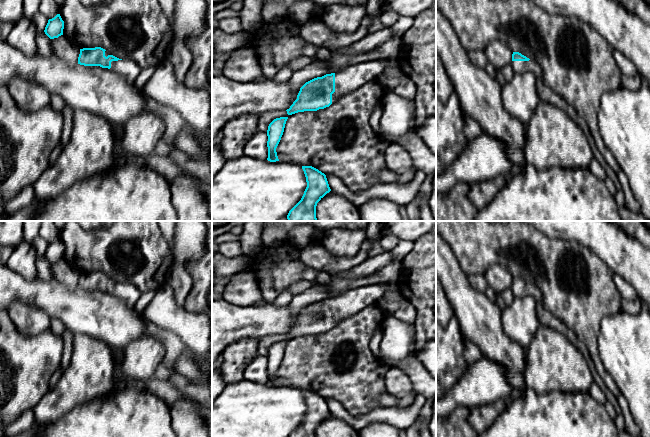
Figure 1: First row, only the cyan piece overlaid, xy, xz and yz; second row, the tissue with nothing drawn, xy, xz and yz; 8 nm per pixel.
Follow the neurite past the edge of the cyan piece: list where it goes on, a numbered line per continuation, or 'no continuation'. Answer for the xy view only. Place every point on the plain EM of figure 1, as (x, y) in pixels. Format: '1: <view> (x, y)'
1: xy (129, 294)

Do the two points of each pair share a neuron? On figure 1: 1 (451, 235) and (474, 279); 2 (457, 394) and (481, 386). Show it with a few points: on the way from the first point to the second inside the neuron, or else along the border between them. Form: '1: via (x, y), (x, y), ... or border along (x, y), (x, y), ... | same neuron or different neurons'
1: border along (482, 273), (467, 275) | different neurons
2: via (463, 393), (475, 388) | same neuron

